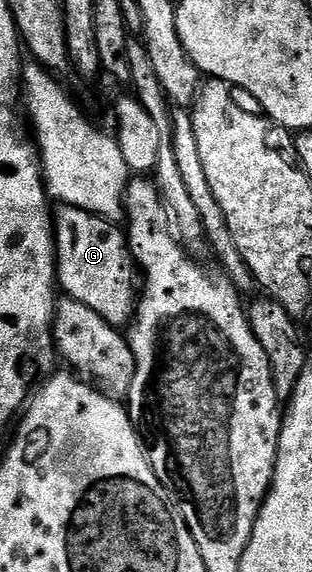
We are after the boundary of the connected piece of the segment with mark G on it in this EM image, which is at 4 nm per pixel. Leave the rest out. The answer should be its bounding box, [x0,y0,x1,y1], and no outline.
[53,206,135,326]

